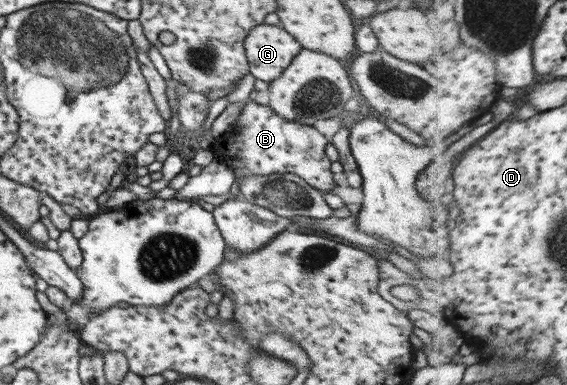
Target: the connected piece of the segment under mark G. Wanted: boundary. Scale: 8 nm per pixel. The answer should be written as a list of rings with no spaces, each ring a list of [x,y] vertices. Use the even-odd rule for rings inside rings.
[[[265,23],[253,26],[243,38],[249,74],[269,82],[277,78],[301,50],[300,44],[283,28]]]

